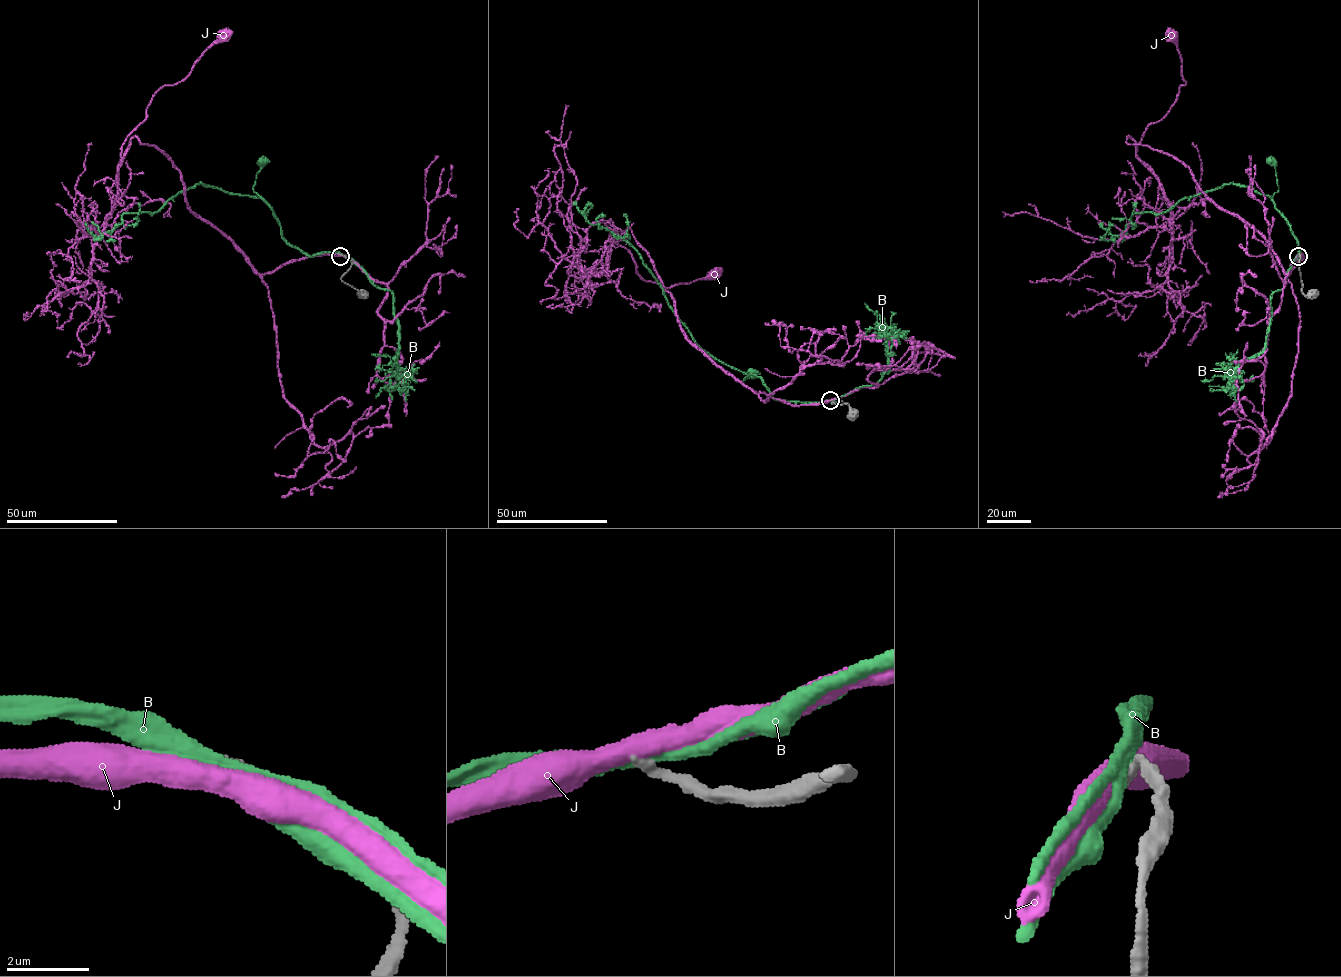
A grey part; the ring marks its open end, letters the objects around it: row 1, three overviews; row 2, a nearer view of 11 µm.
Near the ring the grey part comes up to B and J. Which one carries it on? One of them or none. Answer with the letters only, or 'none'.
none

